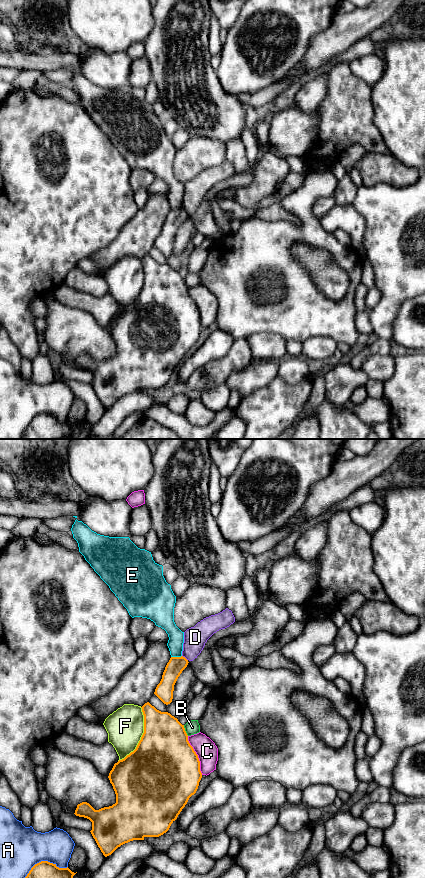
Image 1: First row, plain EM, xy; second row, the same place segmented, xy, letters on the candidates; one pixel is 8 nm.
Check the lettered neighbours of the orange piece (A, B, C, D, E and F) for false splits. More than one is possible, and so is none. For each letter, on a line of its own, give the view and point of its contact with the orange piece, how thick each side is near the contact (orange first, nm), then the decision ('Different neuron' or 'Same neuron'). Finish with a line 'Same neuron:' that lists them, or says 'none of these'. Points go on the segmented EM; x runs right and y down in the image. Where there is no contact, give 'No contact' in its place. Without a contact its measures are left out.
A: Touches orange at xy (44, 861). Thickness 140 nm (orange) against 340 nm. Different neuron
B: Touches orange at xy (184, 730). Thickness 440 nm (orange) against 120 nm. Different neuron
C: Touches orange at xy (197, 755). Thickness 500 nm (orange) against 170 nm. Different neuron
D: Touches orange at xy (185, 658). Thickness 140 nm (orange) against 180 nm. Different neuron
E: Touches orange at xy (176, 657). Thickness 140 nm (orange) against 130 nm. Different neuron
F: Touches orange at xy (142, 736). Thickness 480 nm (orange) against 300 nm. Different neuron
Same neuron: none of these

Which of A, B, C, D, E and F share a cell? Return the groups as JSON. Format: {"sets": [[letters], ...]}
{"sets": [["A"], ["B"], ["C"], ["D"], ["E"], ["F"]]}

